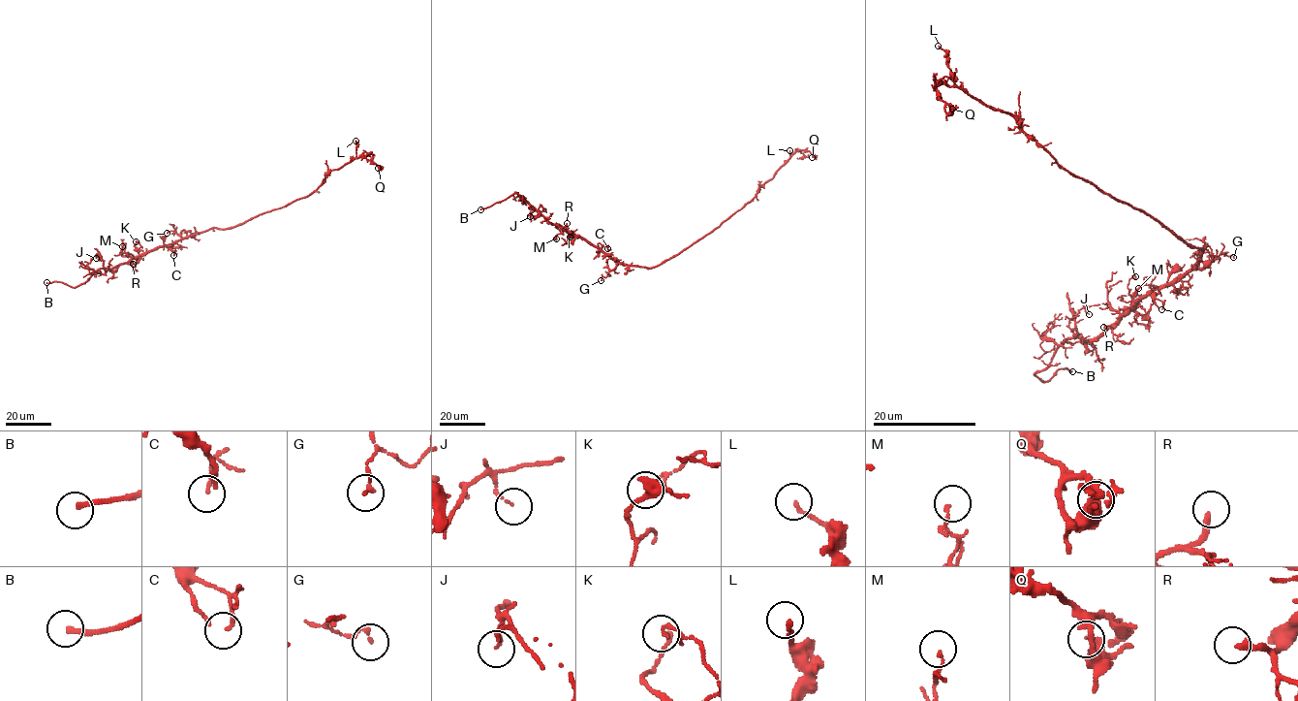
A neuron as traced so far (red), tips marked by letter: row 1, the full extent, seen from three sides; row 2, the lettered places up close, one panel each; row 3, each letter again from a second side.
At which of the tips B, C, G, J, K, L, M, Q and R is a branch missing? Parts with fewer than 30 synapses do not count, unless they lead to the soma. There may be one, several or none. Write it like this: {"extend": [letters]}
{"extend": ["B"]}

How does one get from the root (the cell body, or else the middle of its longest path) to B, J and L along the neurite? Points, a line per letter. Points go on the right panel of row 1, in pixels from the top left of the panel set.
B: (1200, 247), (1182, 276), (1096, 337), (1068, 337), (1035, 373), (1048, 381), (1060, 368), (1072, 371)
J: (1200, 247), (1205, 244), (1200, 259), (1182, 276), (1085, 340), (1075, 318), (1083, 307), (1089, 314)
L: (1200, 247), (1065, 170), (1009, 112), (964, 92), (938, 46)

